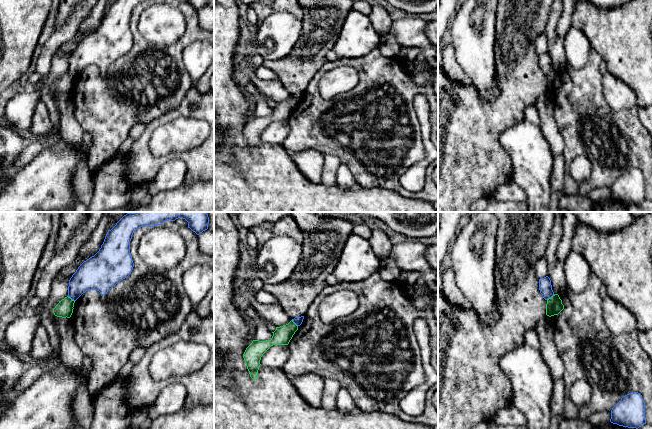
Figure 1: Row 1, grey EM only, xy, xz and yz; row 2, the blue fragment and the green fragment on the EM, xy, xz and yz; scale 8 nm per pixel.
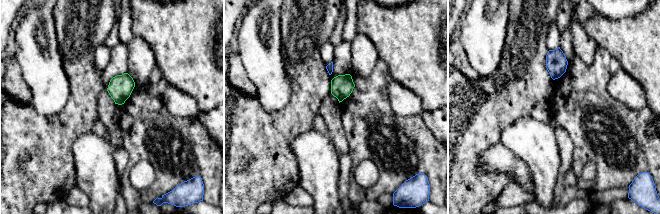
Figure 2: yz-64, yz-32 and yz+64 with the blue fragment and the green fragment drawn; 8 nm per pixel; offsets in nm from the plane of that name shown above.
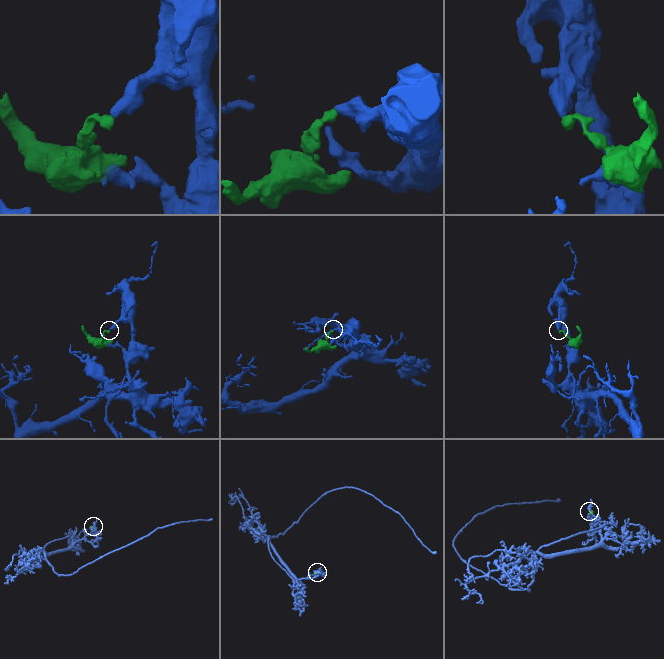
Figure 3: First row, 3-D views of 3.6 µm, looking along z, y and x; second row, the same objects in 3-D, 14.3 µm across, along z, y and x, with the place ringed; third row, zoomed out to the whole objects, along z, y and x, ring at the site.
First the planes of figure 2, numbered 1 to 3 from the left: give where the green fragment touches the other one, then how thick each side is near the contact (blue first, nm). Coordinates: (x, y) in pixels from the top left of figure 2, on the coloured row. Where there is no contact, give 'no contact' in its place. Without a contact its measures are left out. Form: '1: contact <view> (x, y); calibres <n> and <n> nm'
1: no contact
2: no contact
3: no contact

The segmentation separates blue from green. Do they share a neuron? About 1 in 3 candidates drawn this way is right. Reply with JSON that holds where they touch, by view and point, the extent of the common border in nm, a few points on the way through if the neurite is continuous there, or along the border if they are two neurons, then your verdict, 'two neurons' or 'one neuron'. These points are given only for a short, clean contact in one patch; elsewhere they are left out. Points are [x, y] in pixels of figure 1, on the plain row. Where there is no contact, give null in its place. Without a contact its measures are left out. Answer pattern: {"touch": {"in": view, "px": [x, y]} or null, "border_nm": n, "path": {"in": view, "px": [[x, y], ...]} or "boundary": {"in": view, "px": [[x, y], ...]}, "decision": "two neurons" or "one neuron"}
{"touch": {"in": "yz", "px": [550, 73]}, "border_nm": 90, "boundary": {"in": "yz", "px": [[555, 70], [546, 75]]}, "decision": "two neurons"}

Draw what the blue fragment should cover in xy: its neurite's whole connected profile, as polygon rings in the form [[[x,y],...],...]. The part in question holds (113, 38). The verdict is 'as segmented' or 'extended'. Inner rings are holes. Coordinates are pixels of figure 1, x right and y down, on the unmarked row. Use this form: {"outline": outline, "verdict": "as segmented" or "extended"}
{"outline": [[[116,0],[107,8],[99,27],[84,37],[70,54],[68,73],[76,77],[83,69],[91,65],[95,65],[101,71],[105,71],[113,62],[127,54],[134,43],[130,30],[130,17],[133,9],[143,2],[153,3],[157,1],[161,0]]], "verdict": "as segmented"}

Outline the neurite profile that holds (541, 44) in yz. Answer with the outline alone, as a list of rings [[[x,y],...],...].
[[[545,32],[538,36],[535,44],[538,56],[548,52],[548,41]]]

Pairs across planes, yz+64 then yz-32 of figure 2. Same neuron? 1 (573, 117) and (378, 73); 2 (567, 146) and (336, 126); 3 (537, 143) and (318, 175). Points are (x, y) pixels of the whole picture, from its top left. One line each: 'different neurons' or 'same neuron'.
1: same neuron
2: same neuron
3: same neuron

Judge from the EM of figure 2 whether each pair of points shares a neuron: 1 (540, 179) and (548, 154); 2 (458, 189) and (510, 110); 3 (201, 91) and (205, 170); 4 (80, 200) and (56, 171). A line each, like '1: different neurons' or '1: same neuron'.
1: same neuron
2: same neuron
3: different neurons
4: different neurons

